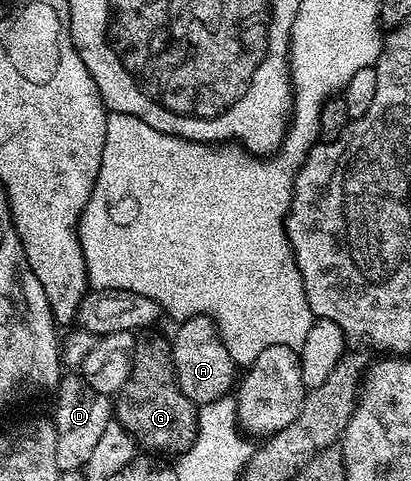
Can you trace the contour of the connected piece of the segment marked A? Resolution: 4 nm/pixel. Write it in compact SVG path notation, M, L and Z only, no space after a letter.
M198 315L182 320L176 327L179 328L171 339L171 356L181 393L196 405L224 398L236 386L237 364L229 357L229 349L225 349L215 322L208 315Z

